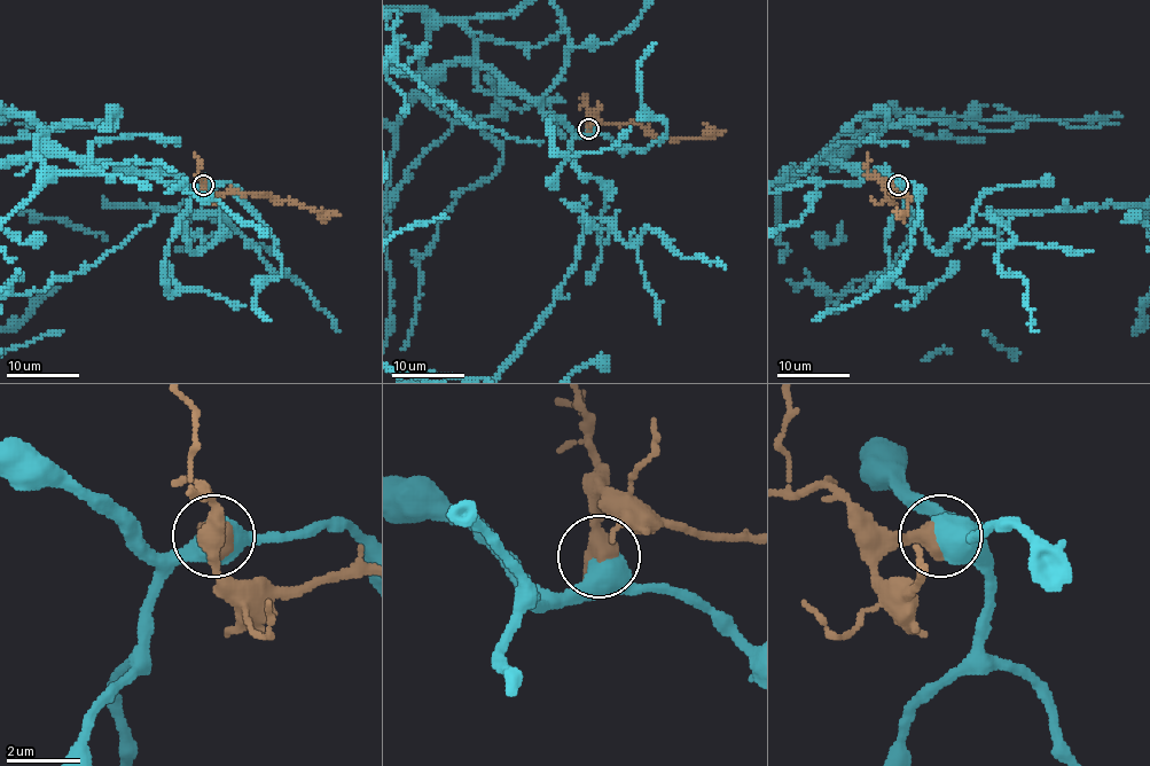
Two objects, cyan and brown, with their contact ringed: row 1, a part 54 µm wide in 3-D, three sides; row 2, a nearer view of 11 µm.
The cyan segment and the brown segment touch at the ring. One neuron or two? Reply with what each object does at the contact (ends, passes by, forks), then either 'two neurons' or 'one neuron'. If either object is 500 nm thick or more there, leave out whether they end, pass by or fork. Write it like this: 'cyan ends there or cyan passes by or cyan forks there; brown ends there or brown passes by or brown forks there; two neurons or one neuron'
two neurons

